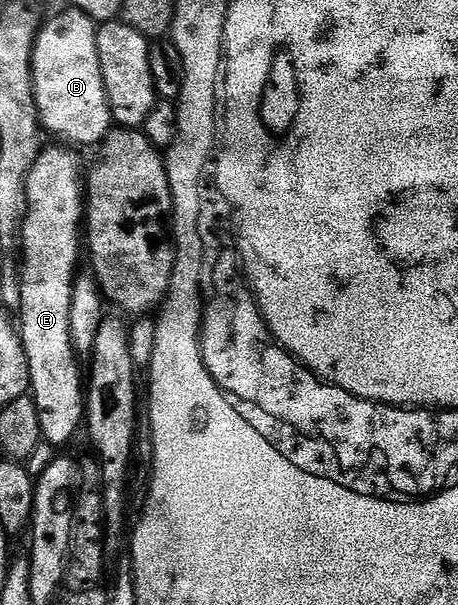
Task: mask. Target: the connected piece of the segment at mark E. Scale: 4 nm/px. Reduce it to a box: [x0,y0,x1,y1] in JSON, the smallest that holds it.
[18,148,86,446]

